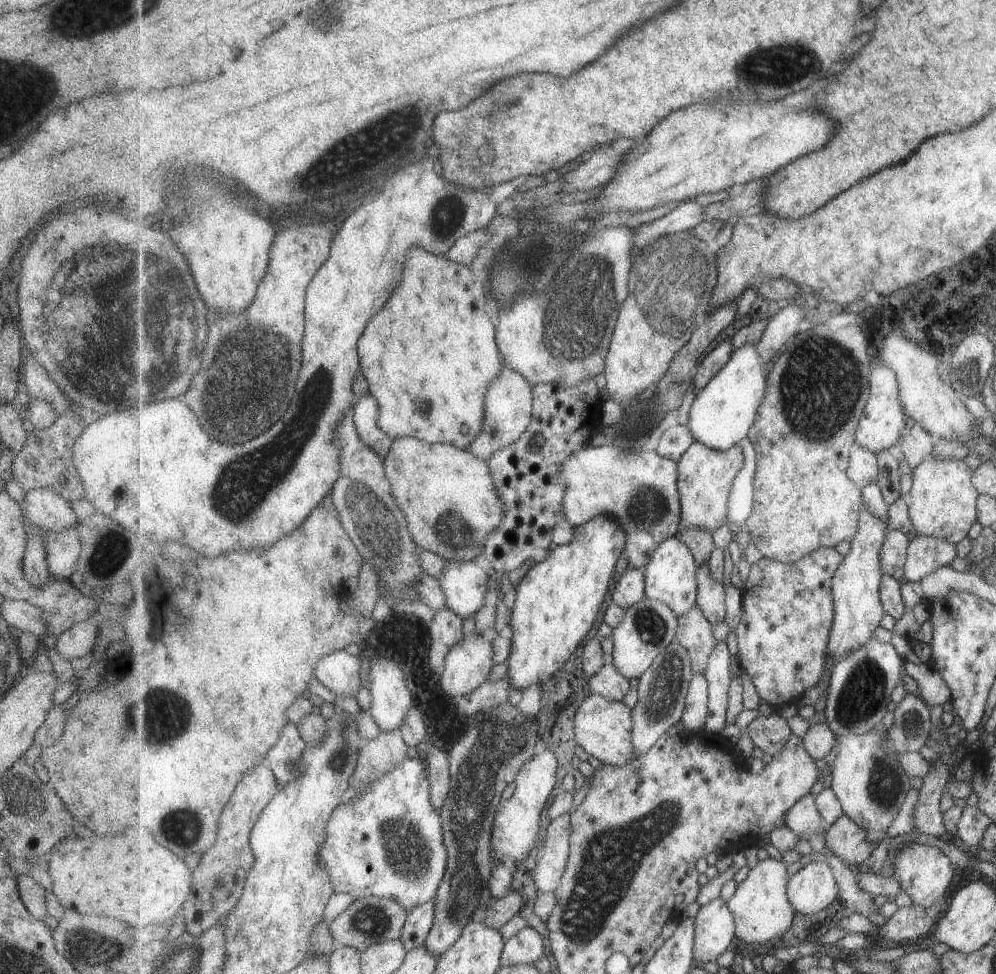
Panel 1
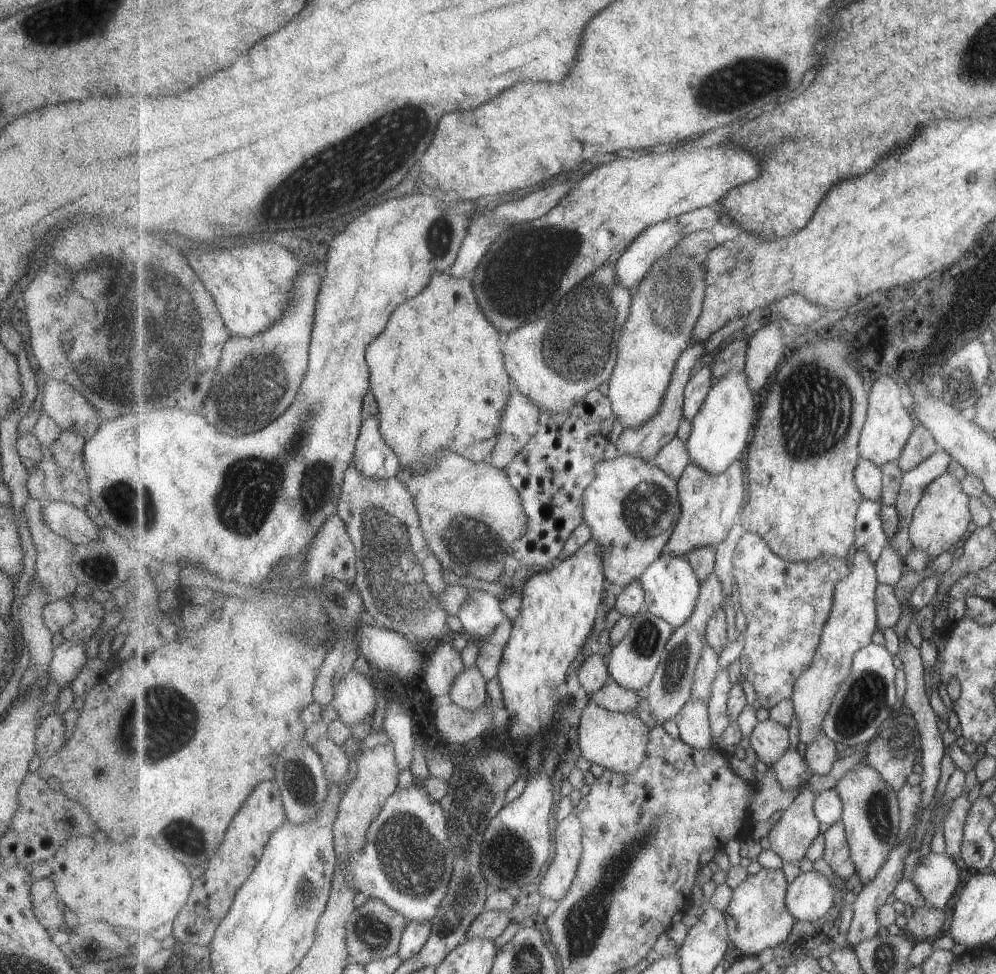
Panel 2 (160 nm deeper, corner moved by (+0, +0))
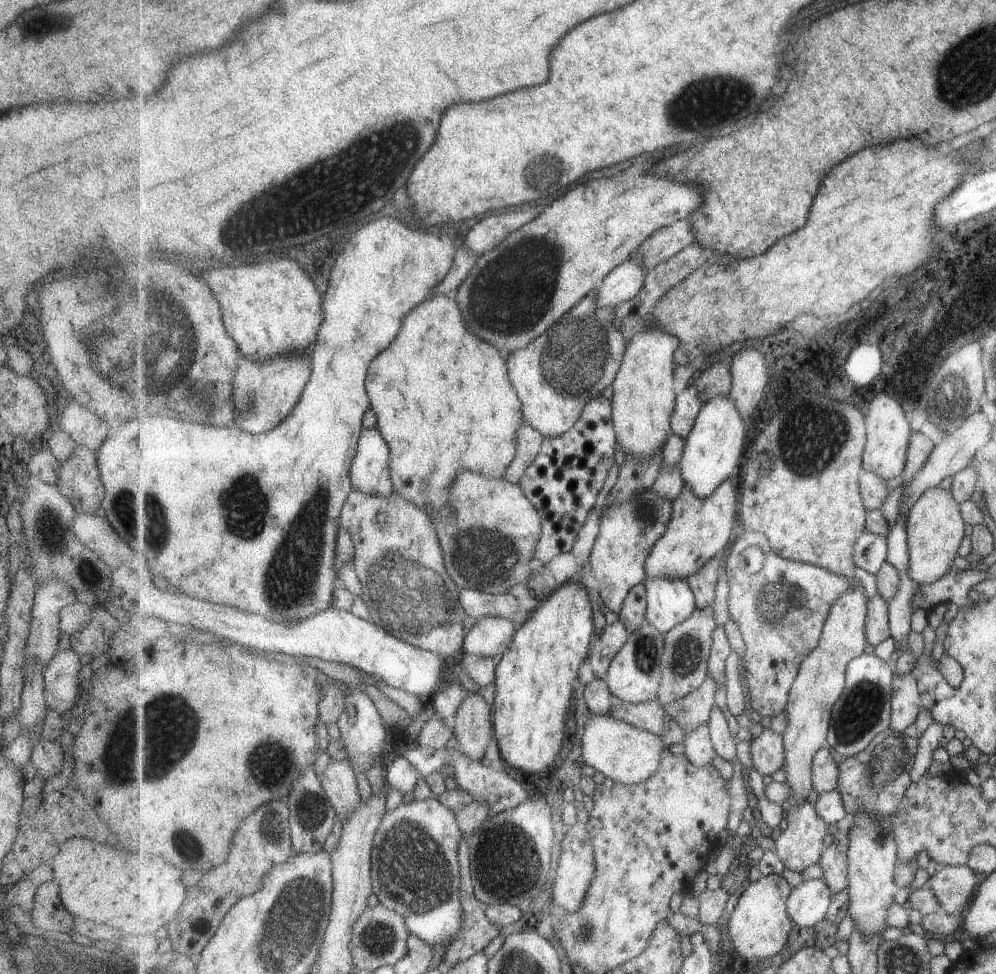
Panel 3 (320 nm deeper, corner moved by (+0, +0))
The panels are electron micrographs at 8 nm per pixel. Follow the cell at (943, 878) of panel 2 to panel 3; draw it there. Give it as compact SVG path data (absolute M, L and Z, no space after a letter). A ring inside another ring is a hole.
M941 865L928 880L933 894L939 900L939 908L946 914L961 914L971 898L975 876L965 865Z

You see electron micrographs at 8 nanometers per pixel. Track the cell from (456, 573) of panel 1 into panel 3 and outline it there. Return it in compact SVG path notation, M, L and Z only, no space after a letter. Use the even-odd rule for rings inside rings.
M481 616L468 632L465 651L500 660L511 648L517 630L513 620L509 618Z

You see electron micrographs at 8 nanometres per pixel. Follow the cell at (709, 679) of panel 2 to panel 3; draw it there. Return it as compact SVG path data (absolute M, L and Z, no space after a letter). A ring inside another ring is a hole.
M709 671L705 682L695 692L691 692L680 700L664 702L663 708L684 733L693 732L699 726L709 723L715 705L717 688L719 688L719 684Z

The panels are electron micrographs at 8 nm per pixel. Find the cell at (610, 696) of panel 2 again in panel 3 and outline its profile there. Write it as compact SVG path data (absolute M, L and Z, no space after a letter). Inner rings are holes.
M617 699L616 704L611 708L611 716L657 735L667 734L669 722L673 719L665 712L663 706L664 702L659 700L627 703Z

